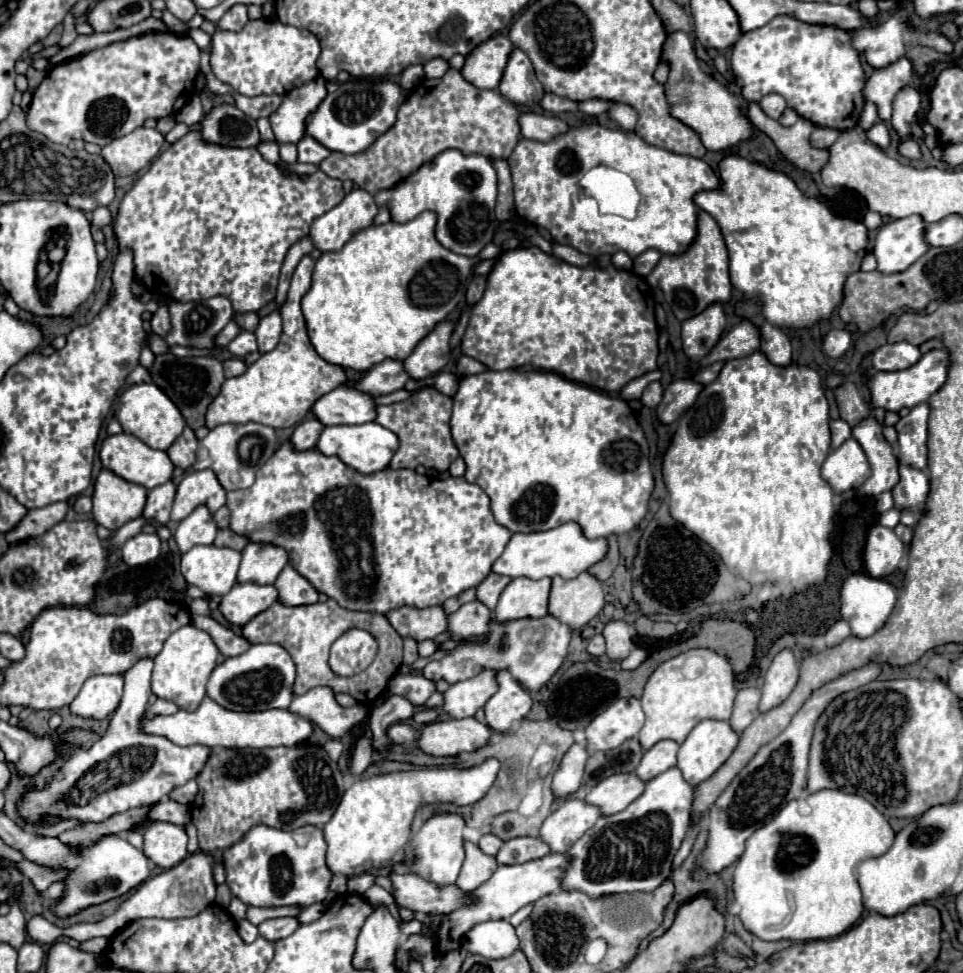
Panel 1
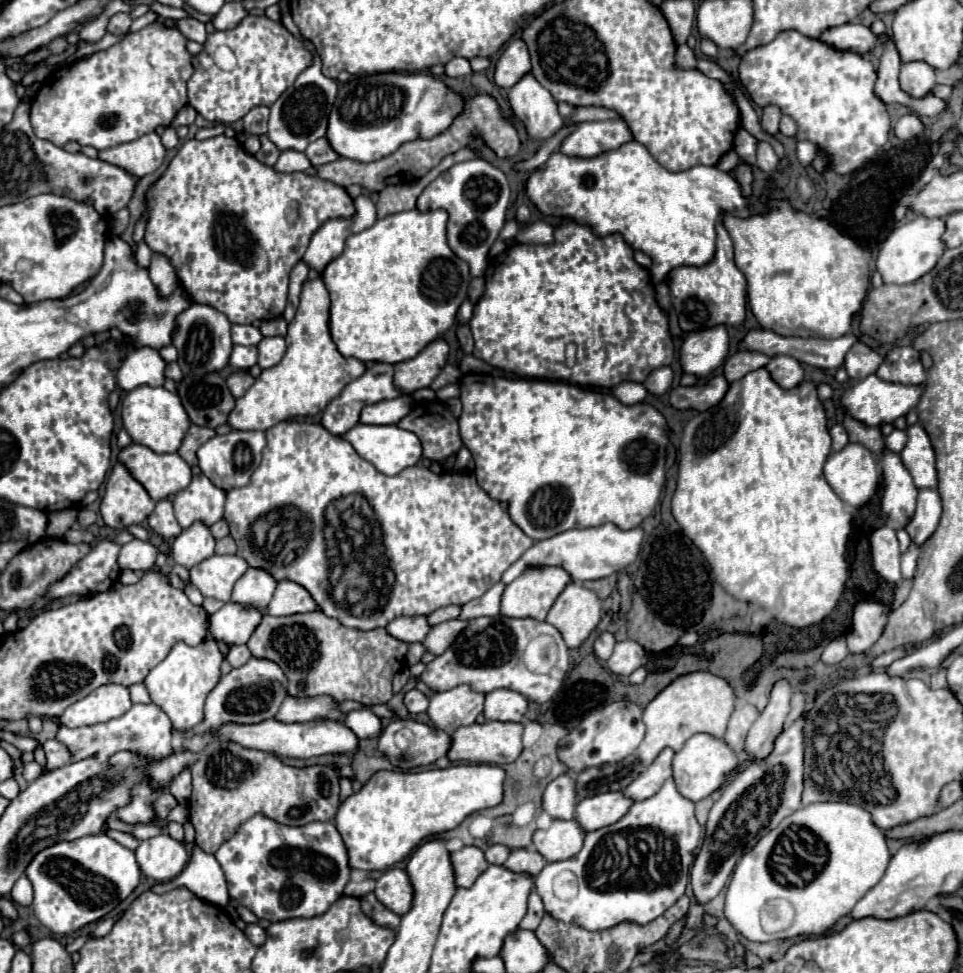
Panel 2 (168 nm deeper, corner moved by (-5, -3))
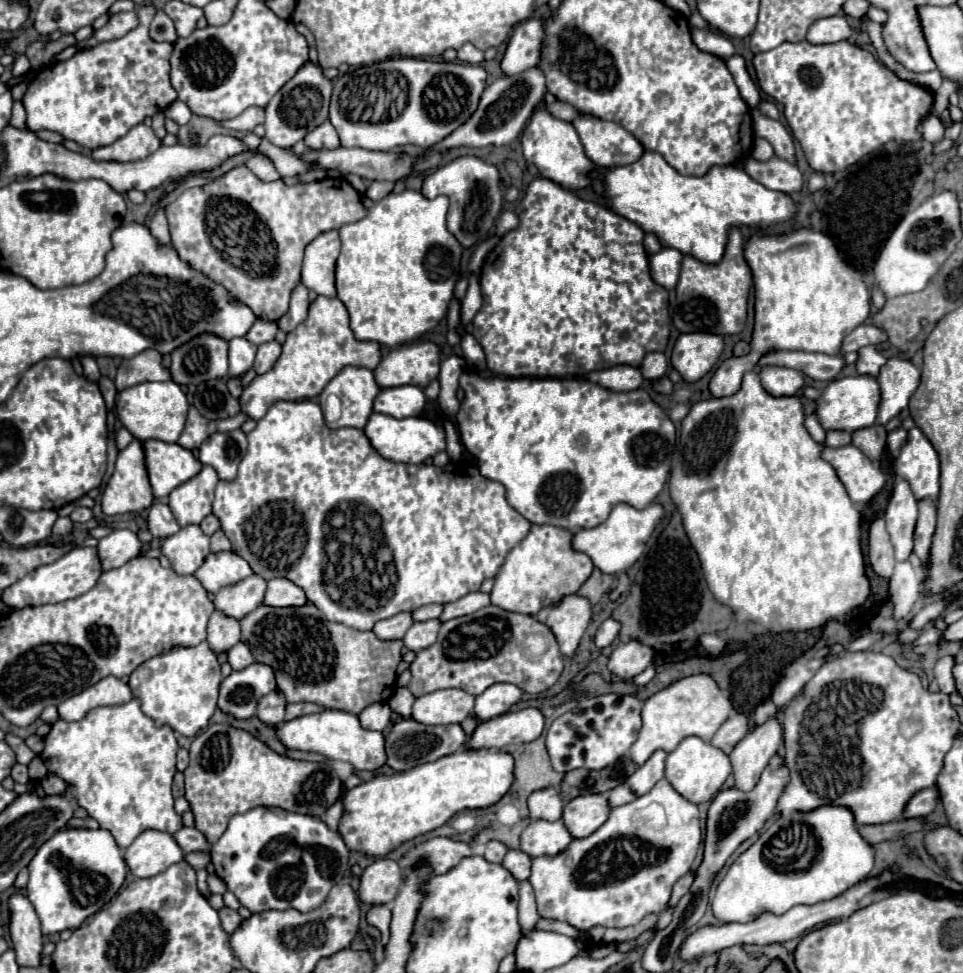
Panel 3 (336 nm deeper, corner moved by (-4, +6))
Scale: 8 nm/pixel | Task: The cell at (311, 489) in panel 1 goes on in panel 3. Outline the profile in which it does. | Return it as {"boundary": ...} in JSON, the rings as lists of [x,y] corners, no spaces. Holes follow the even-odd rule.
{"boundary":[[[275,401],[267,415],[257,421],[257,427],[247,433],[247,453],[239,463],[237,477],[233,481],[219,481],[215,489],[213,499],[213,515],[219,519],[223,533],[229,537],[233,551],[243,557],[251,569],[261,575],[263,579],[273,577],[285,577],[293,581],[297,587],[301,587],[307,595],[307,601],[317,605],[329,621],[343,623],[351,629],[369,631],[377,621],[389,619],[403,611],[415,611],[429,603],[451,603],[459,597],[479,591],[481,583],[485,579],[491,579],[497,575],[497,569],[501,567],[501,561],[505,561],[505,553],[513,549],[513,545],[521,543],[525,539],[525,533],[529,533],[531,523],[517,513],[505,499],[505,487],[497,481],[491,481],[479,473],[477,467],[465,467],[465,465],[447,465],[447,467],[435,467],[435,465],[407,465],[407,463],[395,463],[385,457],[381,457],[375,447],[369,443],[363,429],[351,429],[351,427],[339,427],[329,429],[325,427],[323,411],[319,403],[315,401]]]}

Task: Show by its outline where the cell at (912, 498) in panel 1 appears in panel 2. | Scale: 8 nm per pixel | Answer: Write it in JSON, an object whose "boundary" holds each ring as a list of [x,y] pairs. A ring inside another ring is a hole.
{"boundary":[[[920,488],[914,516],[906,524],[906,532],[910,534],[912,542],[922,546],[924,540],[930,538],[932,532],[936,530],[940,516],[942,516],[942,500],[938,492],[932,488]]]}

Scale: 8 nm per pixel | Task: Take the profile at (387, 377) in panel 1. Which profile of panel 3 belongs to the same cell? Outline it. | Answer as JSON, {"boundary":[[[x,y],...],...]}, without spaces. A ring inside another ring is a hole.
{"boundary":[[[345,367],[327,383],[319,395],[319,403],[325,405],[325,399],[331,393],[343,401],[343,425],[363,429],[373,413],[373,401],[379,393],[379,387],[373,379],[373,371]]]}

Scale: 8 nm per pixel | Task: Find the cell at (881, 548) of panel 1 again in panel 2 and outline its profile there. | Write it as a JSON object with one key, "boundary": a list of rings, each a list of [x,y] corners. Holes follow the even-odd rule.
{"boundary":[[[882,526],[872,532],[870,538],[872,548],[872,566],[874,570],[886,580],[886,582],[898,582],[902,578],[900,574],[900,546],[896,532],[890,526]]]}

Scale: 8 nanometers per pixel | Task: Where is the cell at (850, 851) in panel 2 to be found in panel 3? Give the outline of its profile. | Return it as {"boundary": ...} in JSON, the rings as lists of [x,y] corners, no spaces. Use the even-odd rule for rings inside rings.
{"boundary":[[[825,805],[809,813],[781,813],[729,867],[711,909],[719,921],[735,923],[753,921],[761,909],[783,915],[795,905],[815,905],[841,895],[861,883],[871,869],[873,847],[859,835],[849,809]]]}

